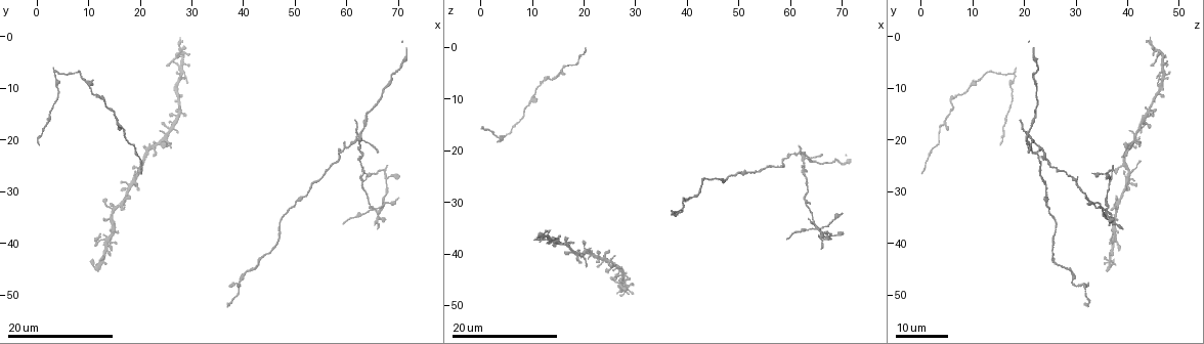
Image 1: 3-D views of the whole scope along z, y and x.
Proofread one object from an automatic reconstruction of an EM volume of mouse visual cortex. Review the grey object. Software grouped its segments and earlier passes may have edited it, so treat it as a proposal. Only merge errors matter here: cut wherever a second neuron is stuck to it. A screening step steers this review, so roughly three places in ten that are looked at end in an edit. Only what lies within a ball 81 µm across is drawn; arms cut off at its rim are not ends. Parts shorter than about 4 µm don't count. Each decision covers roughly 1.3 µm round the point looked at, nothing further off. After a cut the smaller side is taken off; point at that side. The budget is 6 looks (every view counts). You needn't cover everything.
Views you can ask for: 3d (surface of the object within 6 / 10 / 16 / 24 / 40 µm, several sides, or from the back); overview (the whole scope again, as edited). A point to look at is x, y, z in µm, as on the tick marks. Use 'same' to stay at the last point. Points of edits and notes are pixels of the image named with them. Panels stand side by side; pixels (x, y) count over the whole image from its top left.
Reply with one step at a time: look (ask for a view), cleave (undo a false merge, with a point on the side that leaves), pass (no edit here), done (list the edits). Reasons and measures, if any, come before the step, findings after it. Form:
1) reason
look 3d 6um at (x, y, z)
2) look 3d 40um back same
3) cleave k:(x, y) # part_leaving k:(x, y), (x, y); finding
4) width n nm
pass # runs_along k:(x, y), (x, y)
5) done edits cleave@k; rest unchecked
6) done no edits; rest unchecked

abrupt turn
look 3d 16um at (3.5, 7.0, 18.5)

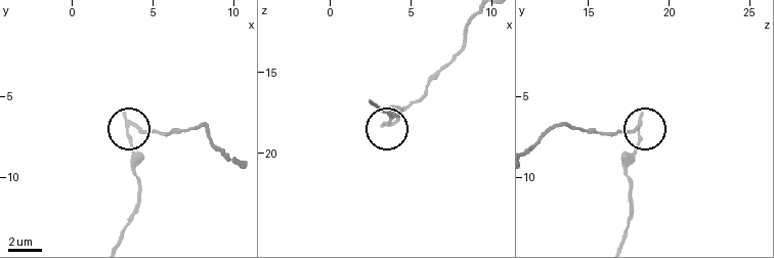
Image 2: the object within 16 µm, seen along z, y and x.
look 3d 10um at (3.7, 6.8, 18.2)

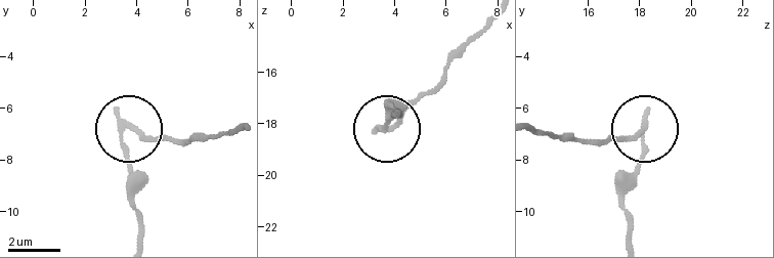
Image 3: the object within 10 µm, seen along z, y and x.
cleave 3:(130, 166) # two neurons meet here

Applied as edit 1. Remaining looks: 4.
arms part here
look 3d 16um at (39.0, 47.5, 31.5)

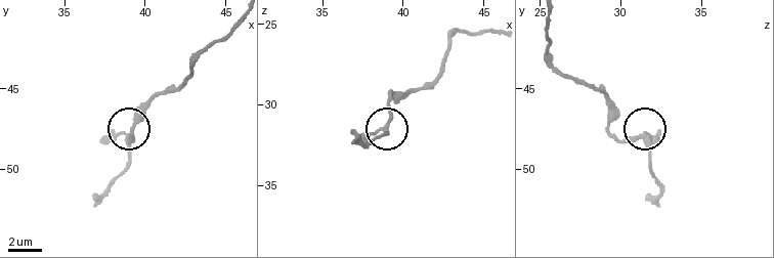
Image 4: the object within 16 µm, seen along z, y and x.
closer look
look 3d 6um at (38.9, 48.0, 31.4)

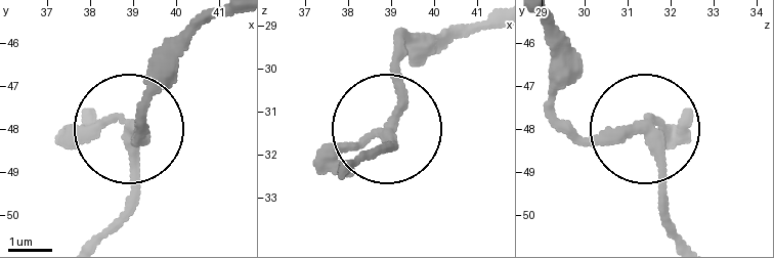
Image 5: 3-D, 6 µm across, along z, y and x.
look 3d 6um back at (38.80, 47.95, 31.50)

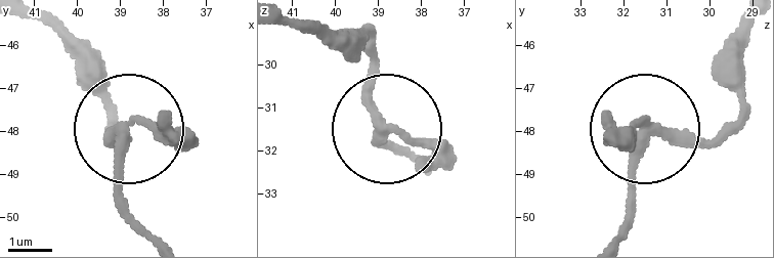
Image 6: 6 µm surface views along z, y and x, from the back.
arms 3
pass # all the same neuron

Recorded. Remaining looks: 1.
done edits cleave@3; rest unchecked

